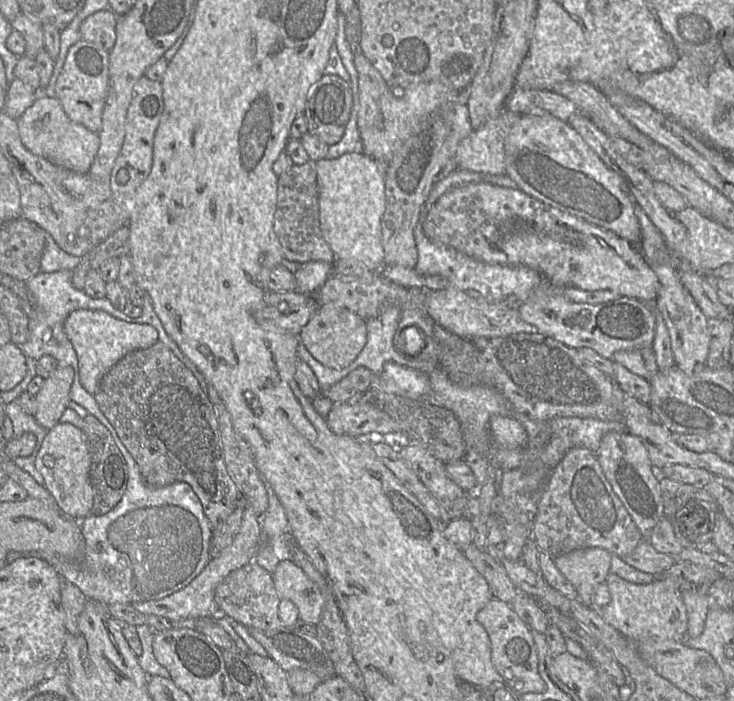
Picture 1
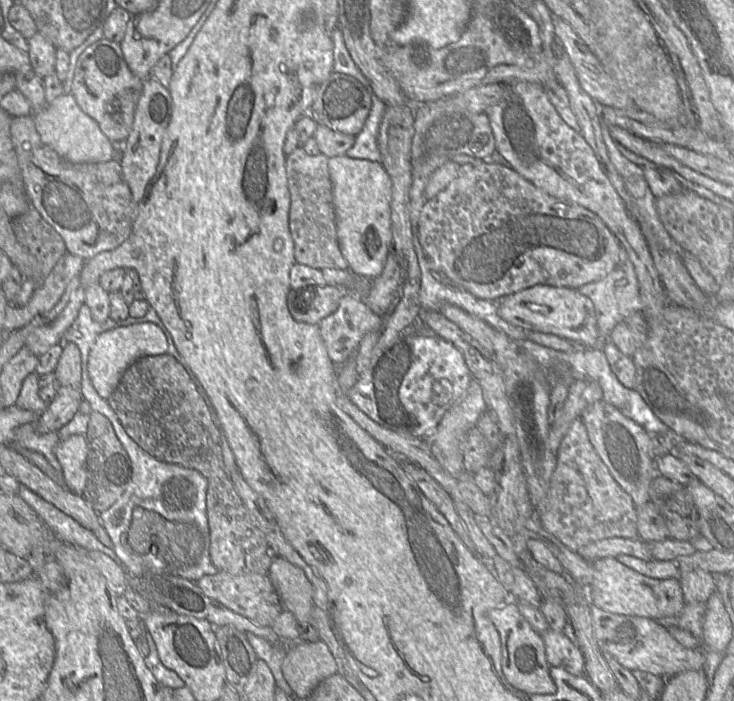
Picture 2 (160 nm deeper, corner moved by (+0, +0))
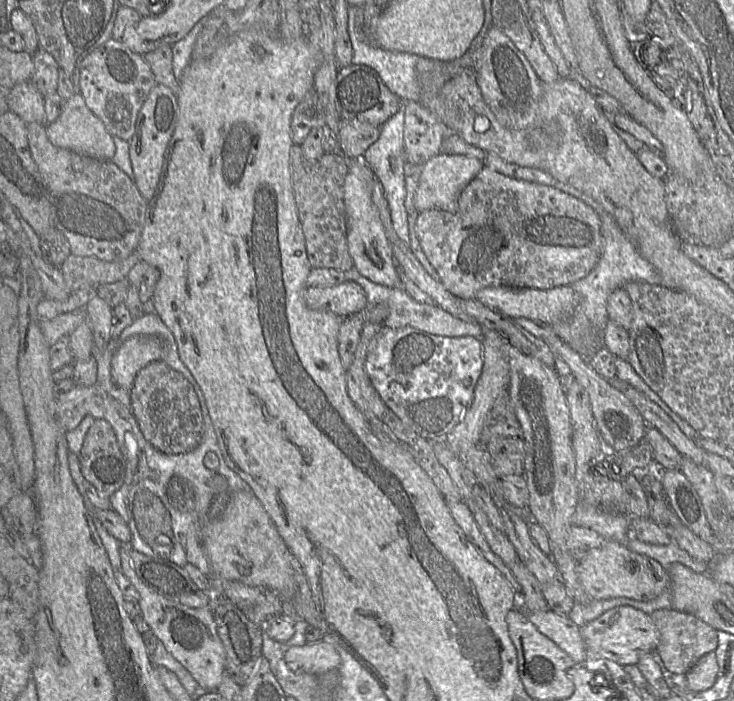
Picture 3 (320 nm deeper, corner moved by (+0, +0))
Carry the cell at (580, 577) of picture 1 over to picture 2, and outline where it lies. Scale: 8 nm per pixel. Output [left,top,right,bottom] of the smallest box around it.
[590,605,704,678]

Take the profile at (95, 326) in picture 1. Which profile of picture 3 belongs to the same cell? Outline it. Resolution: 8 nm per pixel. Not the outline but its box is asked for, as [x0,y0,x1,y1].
[111,336,162,390]

